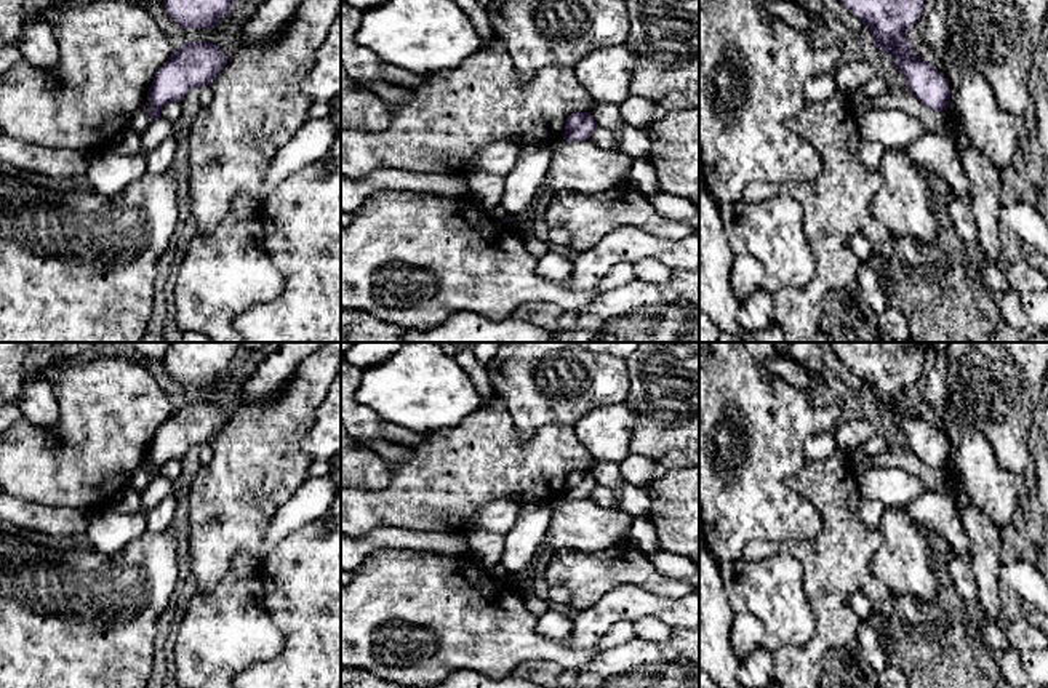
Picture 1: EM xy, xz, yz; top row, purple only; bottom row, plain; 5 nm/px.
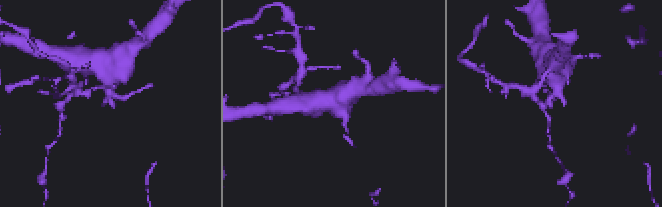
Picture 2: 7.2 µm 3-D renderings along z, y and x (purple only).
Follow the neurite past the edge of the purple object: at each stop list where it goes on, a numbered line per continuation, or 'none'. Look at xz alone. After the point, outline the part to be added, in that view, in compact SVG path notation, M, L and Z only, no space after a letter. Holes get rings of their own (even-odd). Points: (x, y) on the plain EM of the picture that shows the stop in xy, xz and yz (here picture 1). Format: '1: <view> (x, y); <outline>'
none

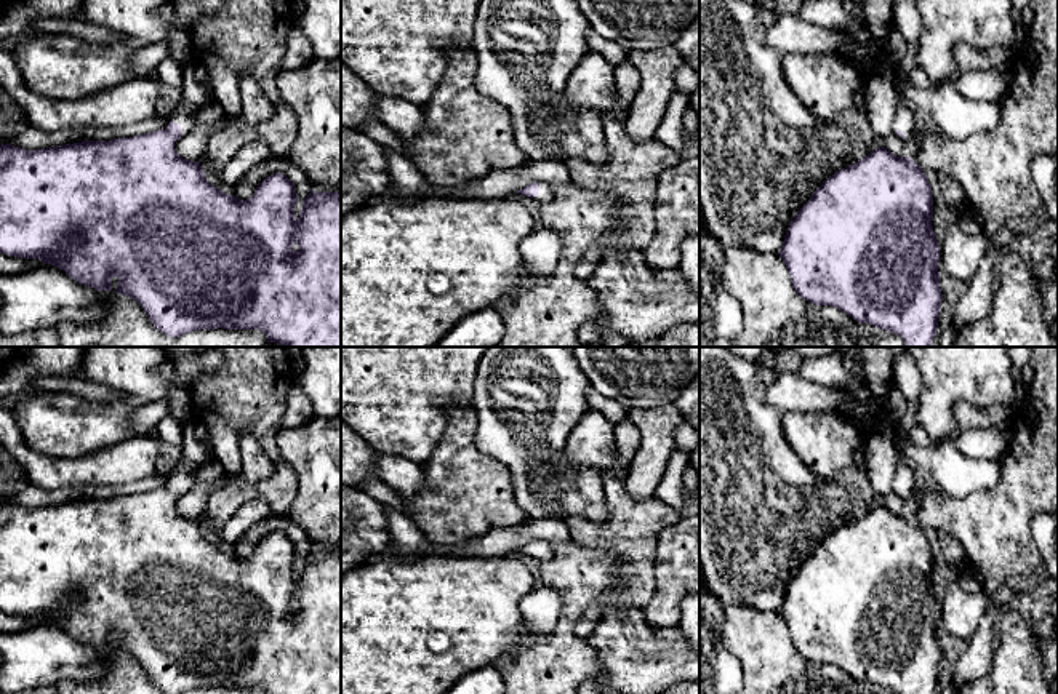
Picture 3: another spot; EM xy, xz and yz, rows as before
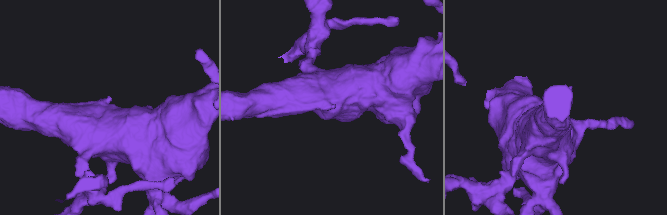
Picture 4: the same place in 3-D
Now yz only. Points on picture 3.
1: yz (905, 475); M898 461L898 470L895 477L895 488L904 493L908 497L914 488L914 470L906 464Z

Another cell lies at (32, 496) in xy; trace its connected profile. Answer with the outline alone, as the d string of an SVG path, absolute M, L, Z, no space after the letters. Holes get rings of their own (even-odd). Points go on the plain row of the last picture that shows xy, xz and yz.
M154 473L147 478L122 483L122 485L80 485L67 486L54 491L46 491L38 486L29 485L26 489L18 493L6 502L21 505L26 509L37 509L46 505L58 505L82 499L112 499L118 496L133 496L152 489L160 489L168 485L173 478L173 473L160 475Z

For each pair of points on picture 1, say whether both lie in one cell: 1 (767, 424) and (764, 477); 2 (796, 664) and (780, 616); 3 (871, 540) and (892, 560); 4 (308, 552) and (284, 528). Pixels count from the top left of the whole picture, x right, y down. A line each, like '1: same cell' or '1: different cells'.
1: same cell
2: different cells
3: different cells
4: different cells

